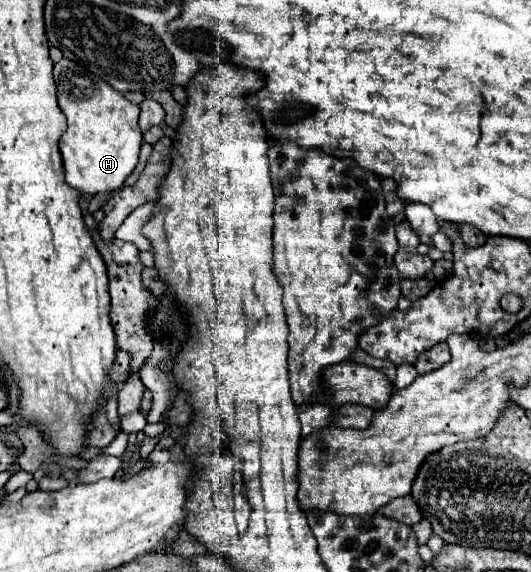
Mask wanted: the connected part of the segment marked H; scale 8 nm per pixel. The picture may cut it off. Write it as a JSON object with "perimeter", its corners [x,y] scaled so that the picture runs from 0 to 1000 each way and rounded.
{"perimeter":[[[113,103],[102,110],[102,138],[109,152],[109,184],[128,208],[128,226],[113,243],[124,320],[151,341],[181,341],[218,334],[260,285],[267,229],[260,222],[260,184],[245,180],[230,163],[203,152],[188,135],[158,135],[158,117],[139,107]]]}

